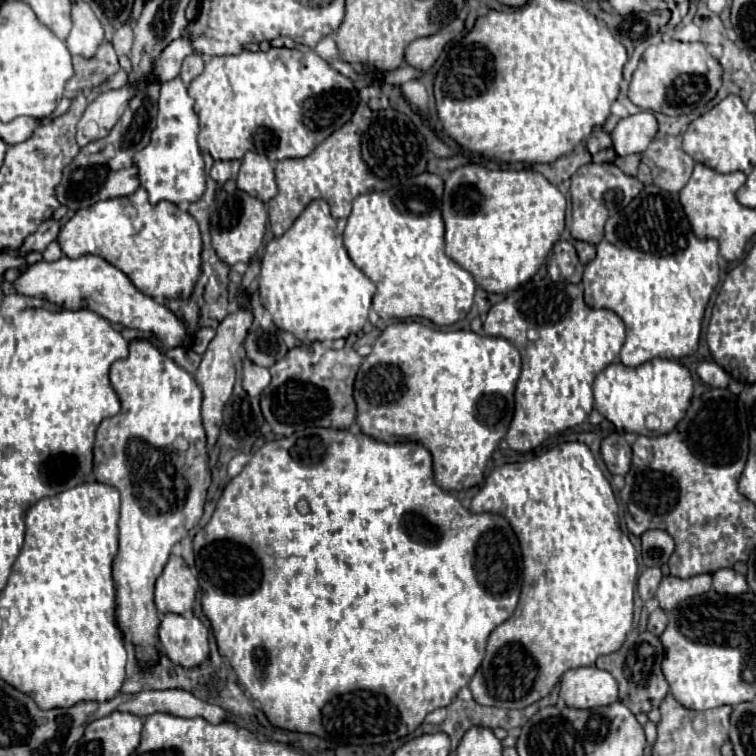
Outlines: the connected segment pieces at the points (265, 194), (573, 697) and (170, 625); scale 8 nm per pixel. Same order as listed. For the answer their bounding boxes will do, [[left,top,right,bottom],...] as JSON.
[[236,152,278,202],[560,666,618,708],[158,614,209,668]]

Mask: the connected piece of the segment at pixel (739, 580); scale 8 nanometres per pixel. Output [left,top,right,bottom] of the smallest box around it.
[714,568,748,594]

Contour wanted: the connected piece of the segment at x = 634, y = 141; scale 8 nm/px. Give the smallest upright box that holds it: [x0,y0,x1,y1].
[610,112,658,156]

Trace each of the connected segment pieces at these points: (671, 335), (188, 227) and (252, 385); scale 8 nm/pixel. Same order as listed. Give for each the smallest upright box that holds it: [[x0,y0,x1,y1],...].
[[584,184,718,368],[58,186,202,302],[242,358,270,396]]

